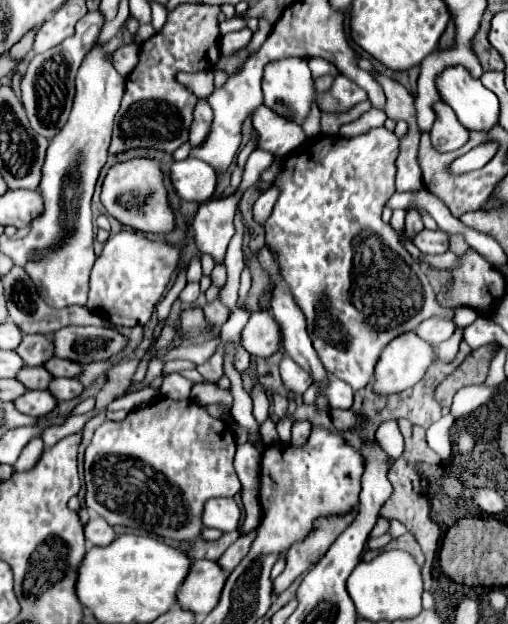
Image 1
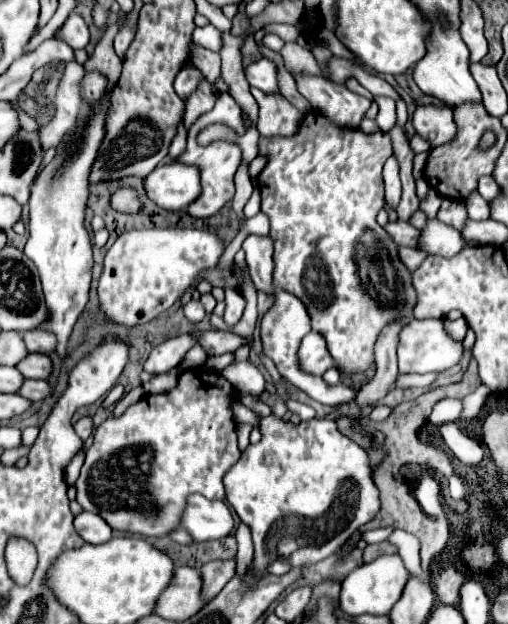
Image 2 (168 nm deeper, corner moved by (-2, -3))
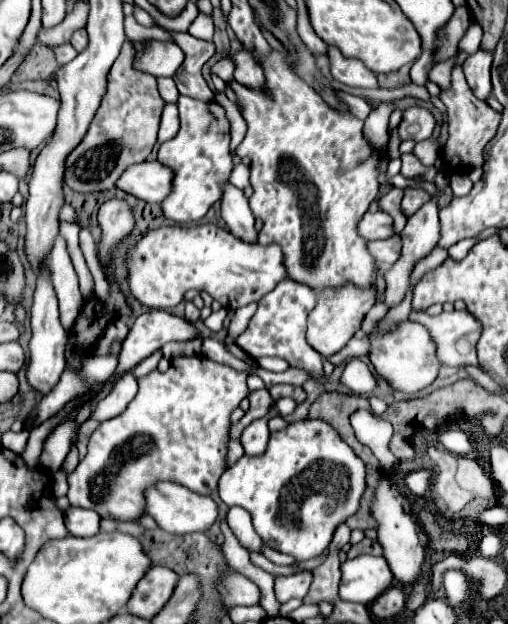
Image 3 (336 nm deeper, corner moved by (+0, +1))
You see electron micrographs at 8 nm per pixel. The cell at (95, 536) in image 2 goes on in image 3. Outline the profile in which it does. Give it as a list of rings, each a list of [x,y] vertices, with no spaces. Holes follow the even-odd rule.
[[[70,507],[64,513],[64,523],[74,537],[92,537],[100,533],[100,515],[92,509],[84,507]]]

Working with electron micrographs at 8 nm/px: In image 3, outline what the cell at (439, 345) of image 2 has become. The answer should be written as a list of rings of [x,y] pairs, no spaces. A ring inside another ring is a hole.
[[[412,311],[408,319],[424,325],[430,331],[432,341],[436,343],[436,357],[440,365],[478,365],[476,341],[480,337],[480,323],[476,323],[468,311],[452,311],[440,315]]]

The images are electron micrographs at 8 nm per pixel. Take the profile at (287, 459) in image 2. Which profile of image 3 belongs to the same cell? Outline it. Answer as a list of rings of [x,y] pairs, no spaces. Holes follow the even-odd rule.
[[[320,419],[294,421],[294,423],[290,423],[286,429],[272,433],[270,439],[268,439],[268,447],[266,447],[266,451],[264,451],[262,455],[254,455],[254,457],[244,455],[244,457],[240,457],[230,469],[226,469],[226,471],[222,473],[220,483],[218,483],[220,499],[222,499],[228,507],[232,507],[232,505],[244,507],[244,509],[252,515],[254,529],[256,529],[256,533],[262,537],[262,541],[264,541],[266,545],[268,545],[268,547],[288,547],[288,555],[292,555],[296,561],[308,561],[308,559],[314,559],[314,557],[318,557],[318,555],[324,553],[324,549],[330,545],[330,541],[332,541],[332,537],[334,537],[336,527],[342,525],[342,523],[346,523],[346,519],[352,517],[352,515],[360,509],[360,499],[362,499],[364,491],[366,491],[366,467],[364,467],[362,459],[352,451],[352,447],[350,447],[348,443],[344,443],[344,439],[342,439],[340,435],[336,435],[336,429],[328,427],[328,423],[326,423],[326,421],[320,421]]]

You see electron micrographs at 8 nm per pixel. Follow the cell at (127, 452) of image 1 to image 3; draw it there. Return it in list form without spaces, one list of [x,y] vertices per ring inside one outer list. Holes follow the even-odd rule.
[[[204,355],[178,357],[166,373],[152,371],[138,379],[138,393],[124,413],[98,425],[90,435],[88,453],[68,475],[68,499],[74,507],[94,509],[100,517],[118,521],[138,521],[144,513],[144,491],[160,481],[172,481],[194,493],[210,495],[218,487],[218,479],[226,469],[230,441],[230,413],[248,395],[246,373],[220,365]]]

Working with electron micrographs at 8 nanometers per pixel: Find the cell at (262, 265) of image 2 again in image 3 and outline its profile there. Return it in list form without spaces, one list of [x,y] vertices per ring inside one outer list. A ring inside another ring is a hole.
[[[228,185],[224,189],[222,219],[226,221],[232,235],[242,239],[244,243],[258,243],[258,231],[254,227],[254,215],[248,207],[248,199],[234,185]]]

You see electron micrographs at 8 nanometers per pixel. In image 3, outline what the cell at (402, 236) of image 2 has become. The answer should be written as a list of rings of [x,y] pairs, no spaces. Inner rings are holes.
[[[376,211],[376,213],[366,213],[364,219],[360,221],[360,235],[366,239],[390,239],[394,237],[394,219],[384,213],[384,211]]]

